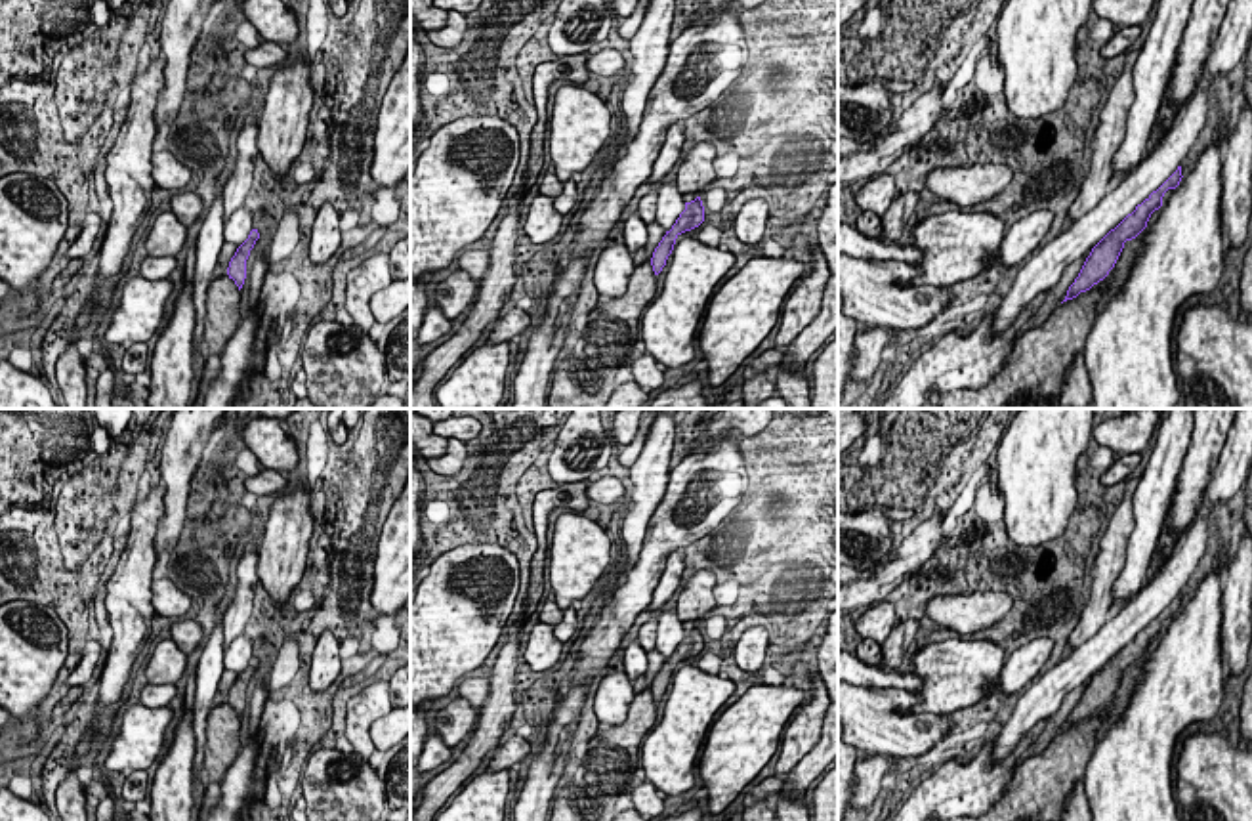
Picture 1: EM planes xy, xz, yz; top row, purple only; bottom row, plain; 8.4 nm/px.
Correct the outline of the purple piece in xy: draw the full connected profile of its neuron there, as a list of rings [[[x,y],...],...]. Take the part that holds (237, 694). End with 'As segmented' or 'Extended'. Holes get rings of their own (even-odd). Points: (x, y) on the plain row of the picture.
[[[252,657],[248,666],[240,674],[223,670],[214,697],[214,706],[227,703],[240,718],[246,706],[246,687],[258,666],[258,657]]]. Extended

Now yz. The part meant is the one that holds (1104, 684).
[[[1178,594],[1178,598],[1157,619],[1137,632],[1136,638],[1111,657],[1094,676],[1069,691],[1059,708],[1046,718],[1046,727],[1040,737],[1021,754],[1017,764],[1029,756],[1042,754],[1057,733],[1103,708],[1115,695],[1124,670],[1136,666],[1147,655],[1151,642],[1162,634],[1164,621],[1176,617],[1181,605],[1181,594]]]. Extended

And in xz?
[[[697,624],[695,628],[685,630],[685,638],[679,642],[670,659],[664,659],[657,647],[649,651],[647,670],[632,682],[636,695],[649,689],[653,693],[655,703],[658,703],[674,678],[676,666],[681,661],[699,655],[702,649],[704,634],[700,624]]]. Extended

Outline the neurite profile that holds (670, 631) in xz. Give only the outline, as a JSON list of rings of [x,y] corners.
[[[676,609],[662,611],[657,619],[657,649],[664,659],[670,659],[679,642],[685,638],[683,622]]]

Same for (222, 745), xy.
[[[225,703],[210,710],[206,718],[204,773],[208,783],[221,783],[225,771],[240,750],[240,718]]]

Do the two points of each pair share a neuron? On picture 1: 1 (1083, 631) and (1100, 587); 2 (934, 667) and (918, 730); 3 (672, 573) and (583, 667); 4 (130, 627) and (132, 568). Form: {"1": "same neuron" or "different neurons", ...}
{"1": "same neuron", "2": "different neurons", "3": "same neuron", "4": "same neuron"}

